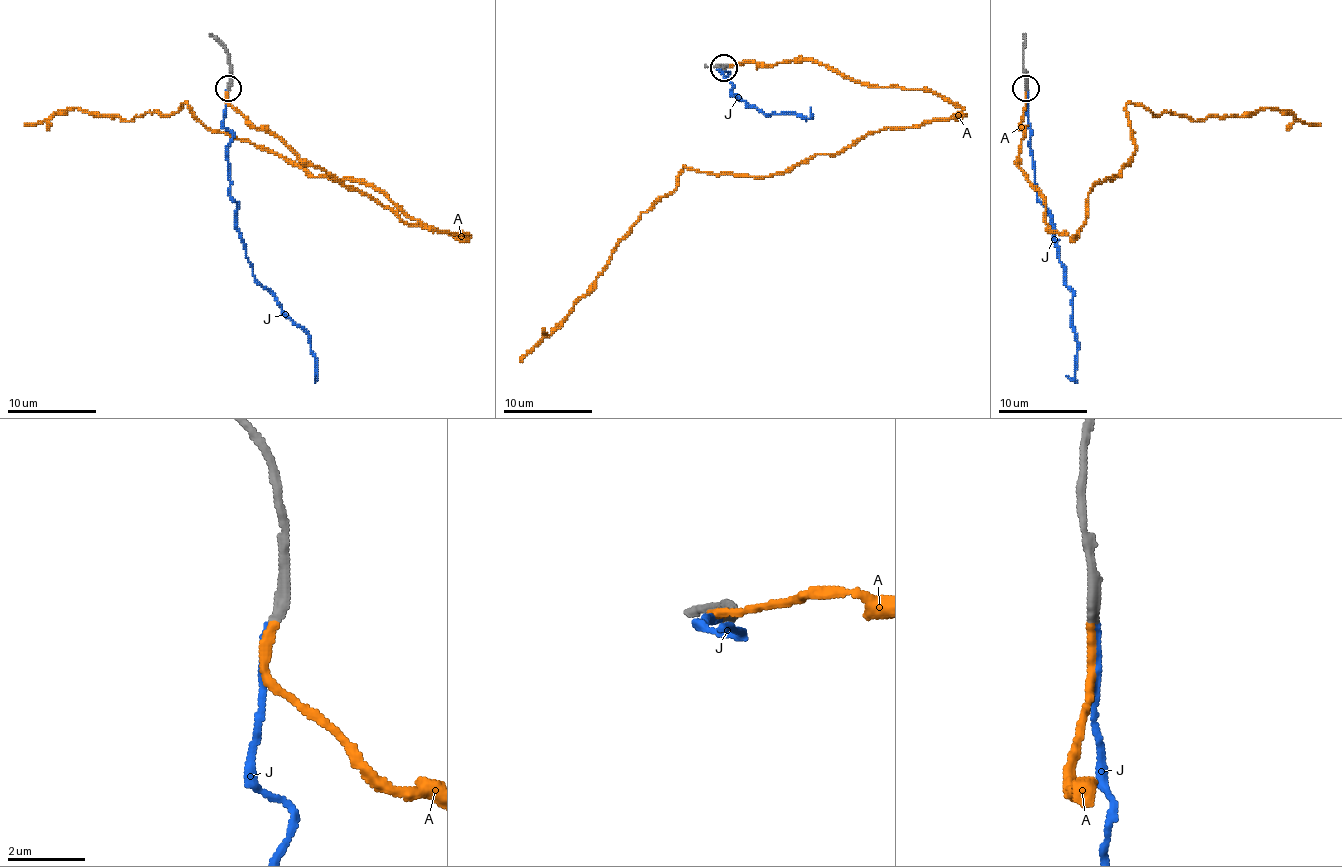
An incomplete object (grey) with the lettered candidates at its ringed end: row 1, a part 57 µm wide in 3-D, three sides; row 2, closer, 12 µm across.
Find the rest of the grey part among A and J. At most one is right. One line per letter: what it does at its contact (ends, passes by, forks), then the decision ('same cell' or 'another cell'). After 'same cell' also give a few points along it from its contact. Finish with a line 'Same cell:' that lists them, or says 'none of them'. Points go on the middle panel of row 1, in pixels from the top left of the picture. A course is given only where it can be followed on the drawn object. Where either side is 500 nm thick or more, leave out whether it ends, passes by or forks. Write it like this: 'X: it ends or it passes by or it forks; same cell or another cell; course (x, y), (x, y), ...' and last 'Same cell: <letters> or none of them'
A: it ends; same cell; course (723, 67), (814, 60), (861, 82), (928, 89), (964, 116), (870, 131), (763, 176), (683, 169), (520, 361)
J: it ends; another cell
Same cell: A

